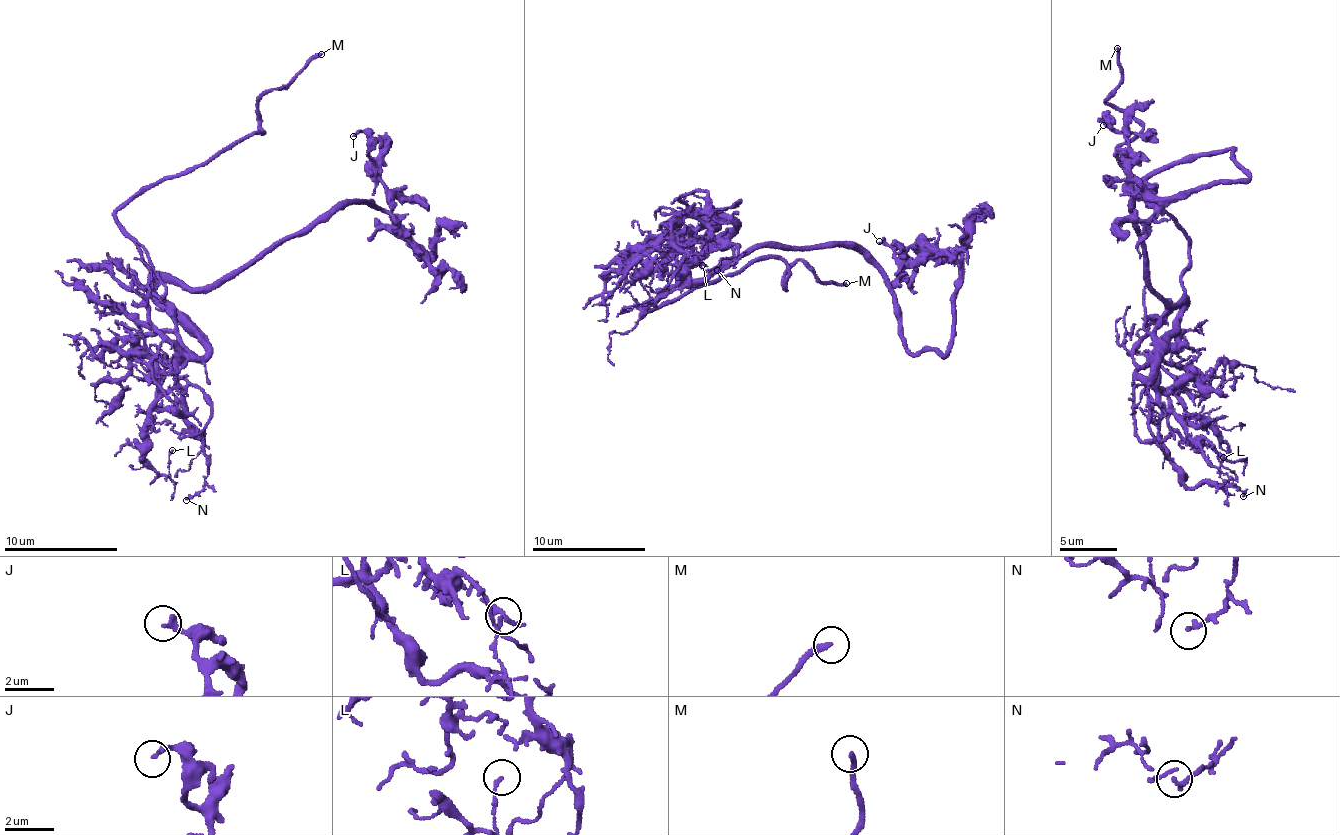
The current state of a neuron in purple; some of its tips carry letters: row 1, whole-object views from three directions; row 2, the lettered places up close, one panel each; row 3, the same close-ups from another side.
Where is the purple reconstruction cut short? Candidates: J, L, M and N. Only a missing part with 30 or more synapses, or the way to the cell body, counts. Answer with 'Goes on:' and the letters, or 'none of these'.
Goes on: M

